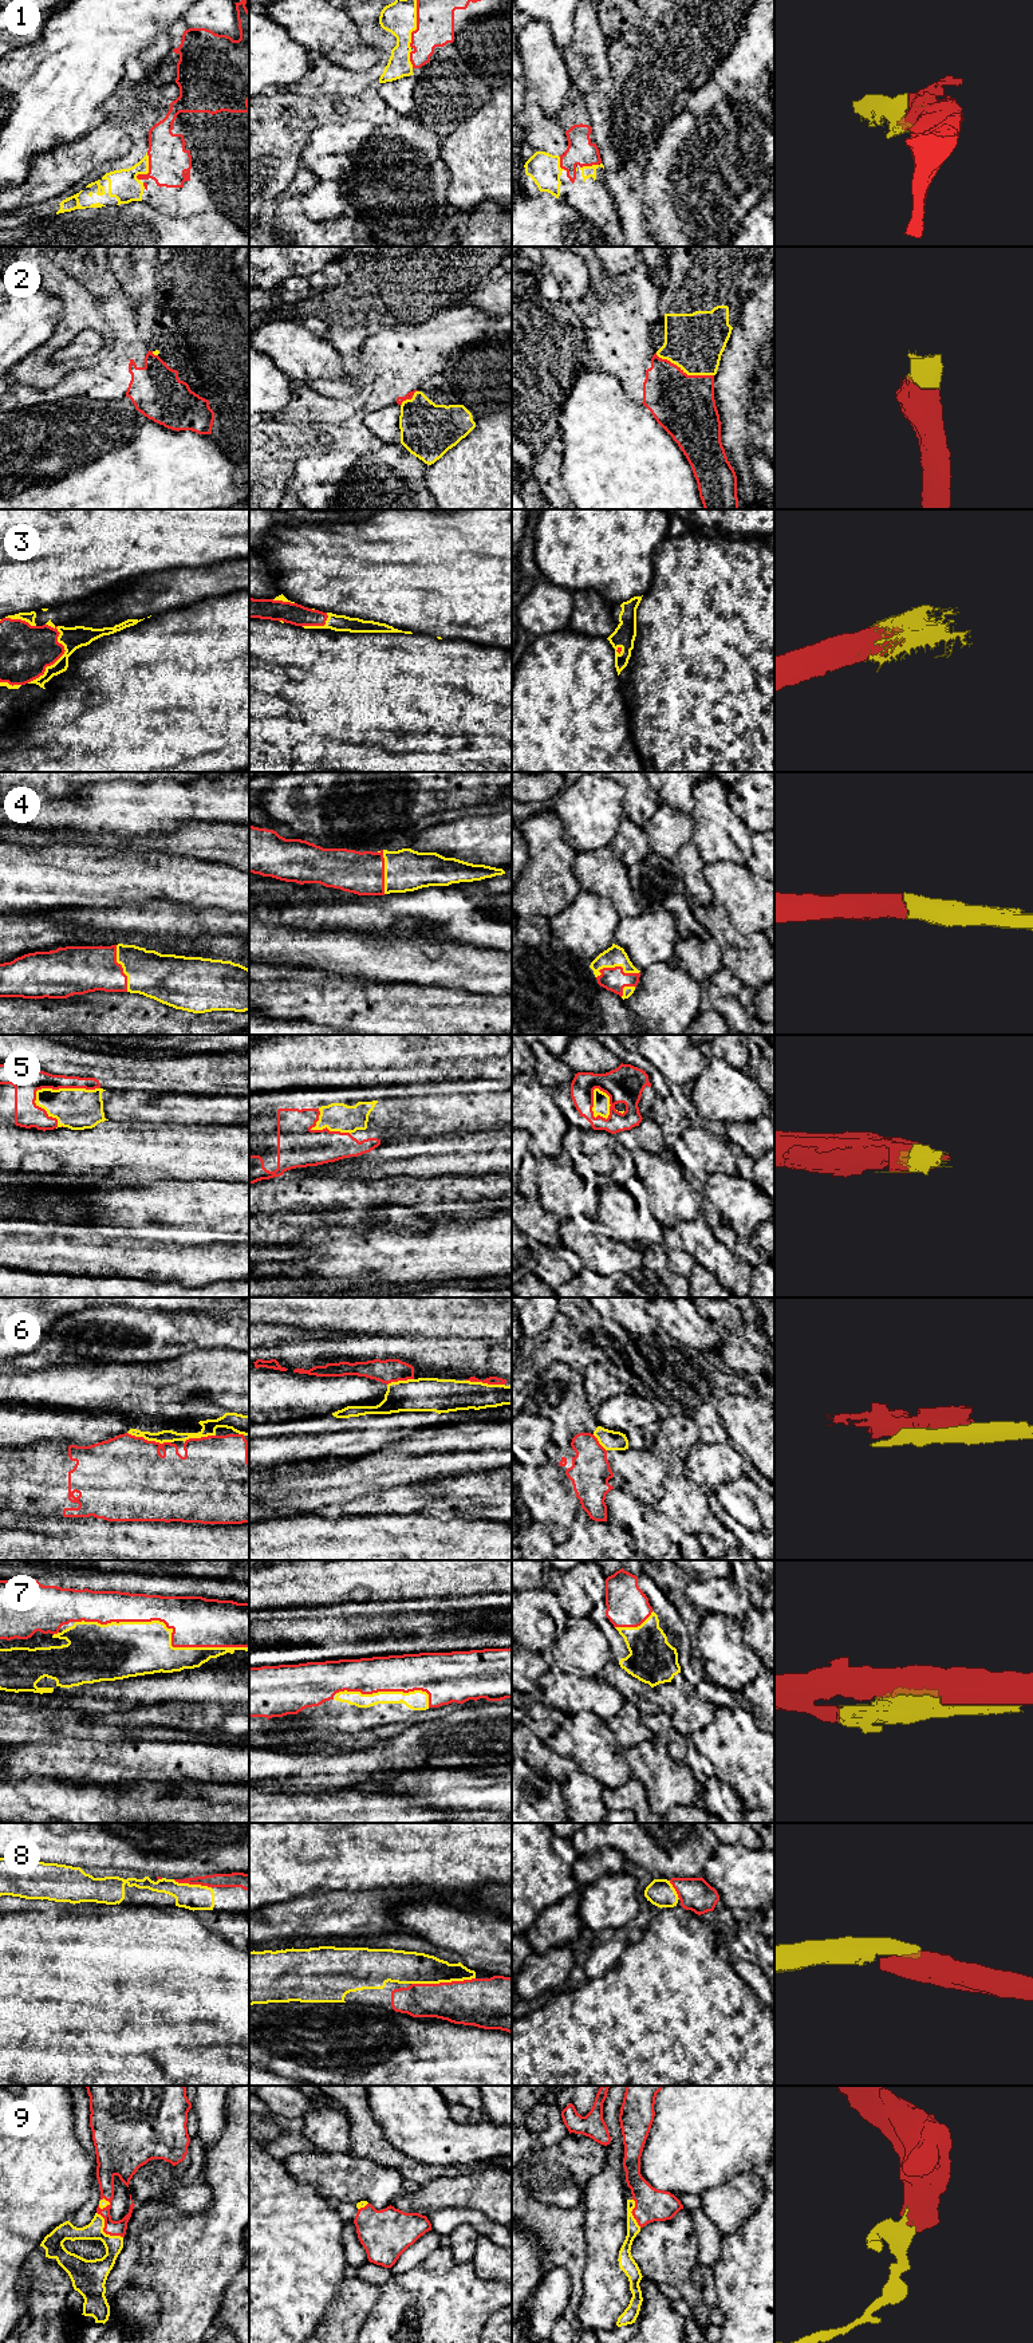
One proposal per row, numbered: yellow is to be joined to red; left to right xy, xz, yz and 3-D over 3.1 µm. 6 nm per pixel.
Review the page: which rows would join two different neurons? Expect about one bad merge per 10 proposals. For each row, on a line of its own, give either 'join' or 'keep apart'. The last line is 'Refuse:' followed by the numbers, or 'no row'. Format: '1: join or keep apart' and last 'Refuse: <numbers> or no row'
1: join
2: join
3: join
4: join
5: join
6: keep apart
7: join
8: join
9: join
Refuse: 6

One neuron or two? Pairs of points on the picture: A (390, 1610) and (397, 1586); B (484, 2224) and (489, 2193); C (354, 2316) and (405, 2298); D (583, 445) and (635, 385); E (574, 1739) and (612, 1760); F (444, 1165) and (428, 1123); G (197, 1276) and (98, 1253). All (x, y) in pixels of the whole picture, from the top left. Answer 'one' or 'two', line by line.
A: two
B: two
C: two
D: two
E: one
F: two
G: one

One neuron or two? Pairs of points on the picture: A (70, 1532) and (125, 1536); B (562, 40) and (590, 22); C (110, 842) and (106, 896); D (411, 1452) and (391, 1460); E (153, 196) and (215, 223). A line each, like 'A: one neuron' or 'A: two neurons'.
A: one neuron
B: two neurons
C: two neurons
D: one neuron
E: two neurons

